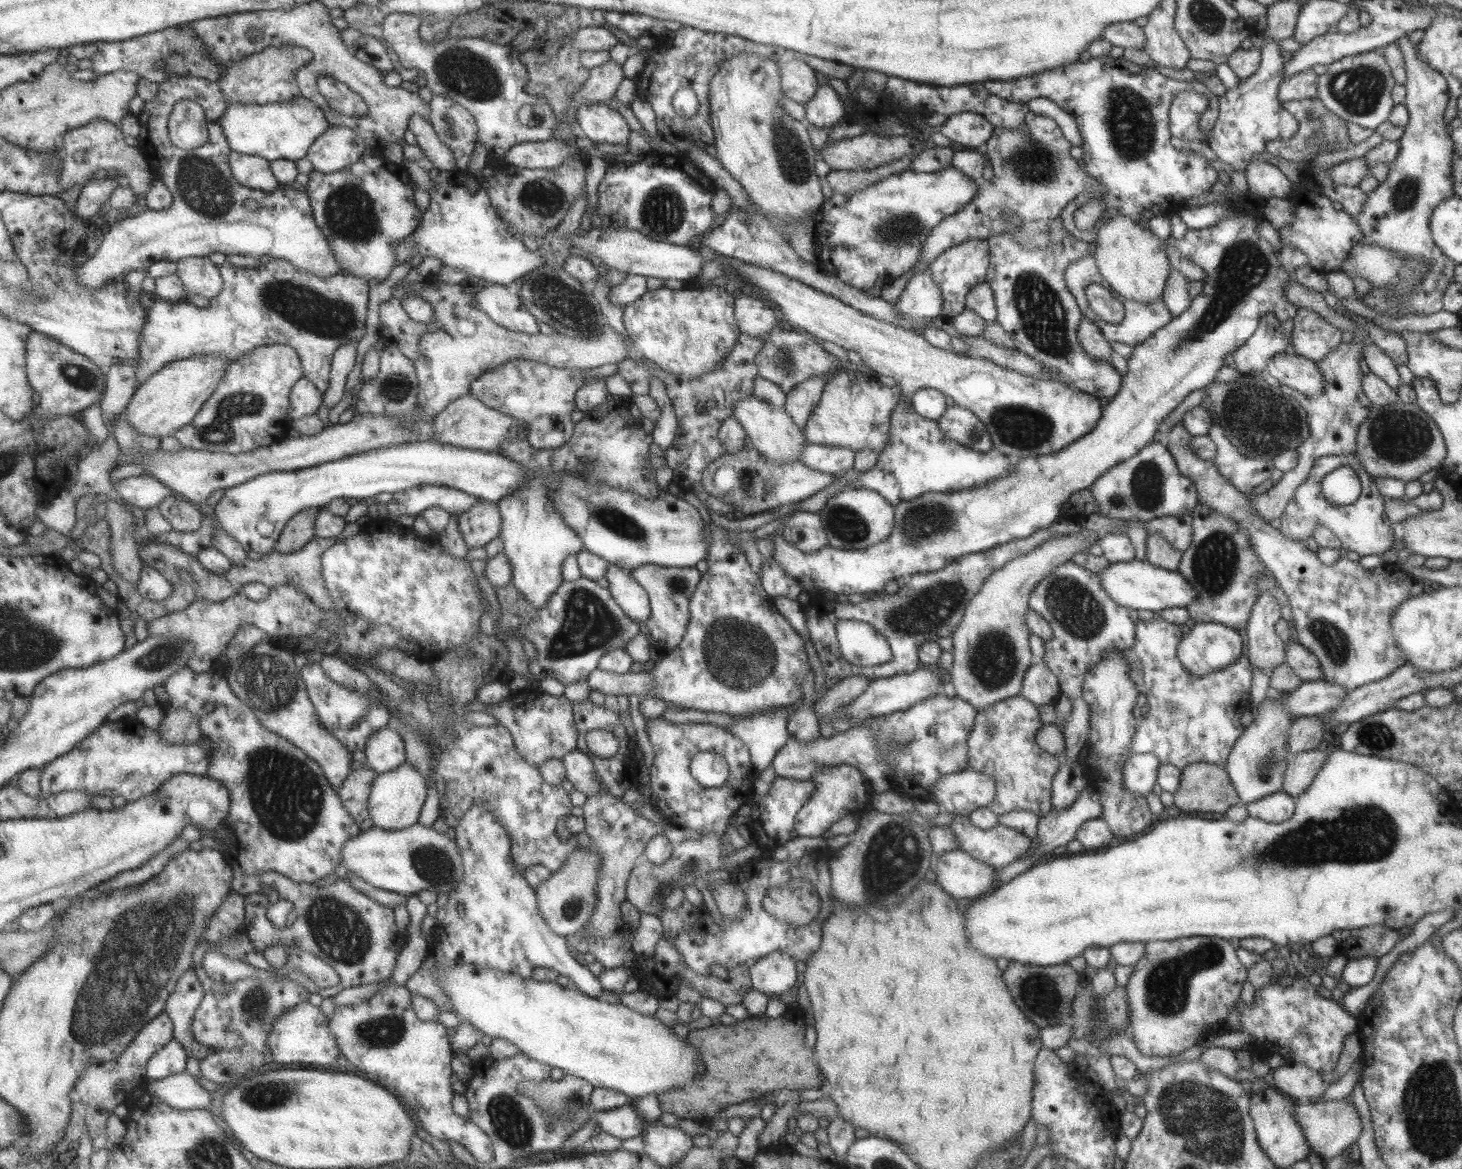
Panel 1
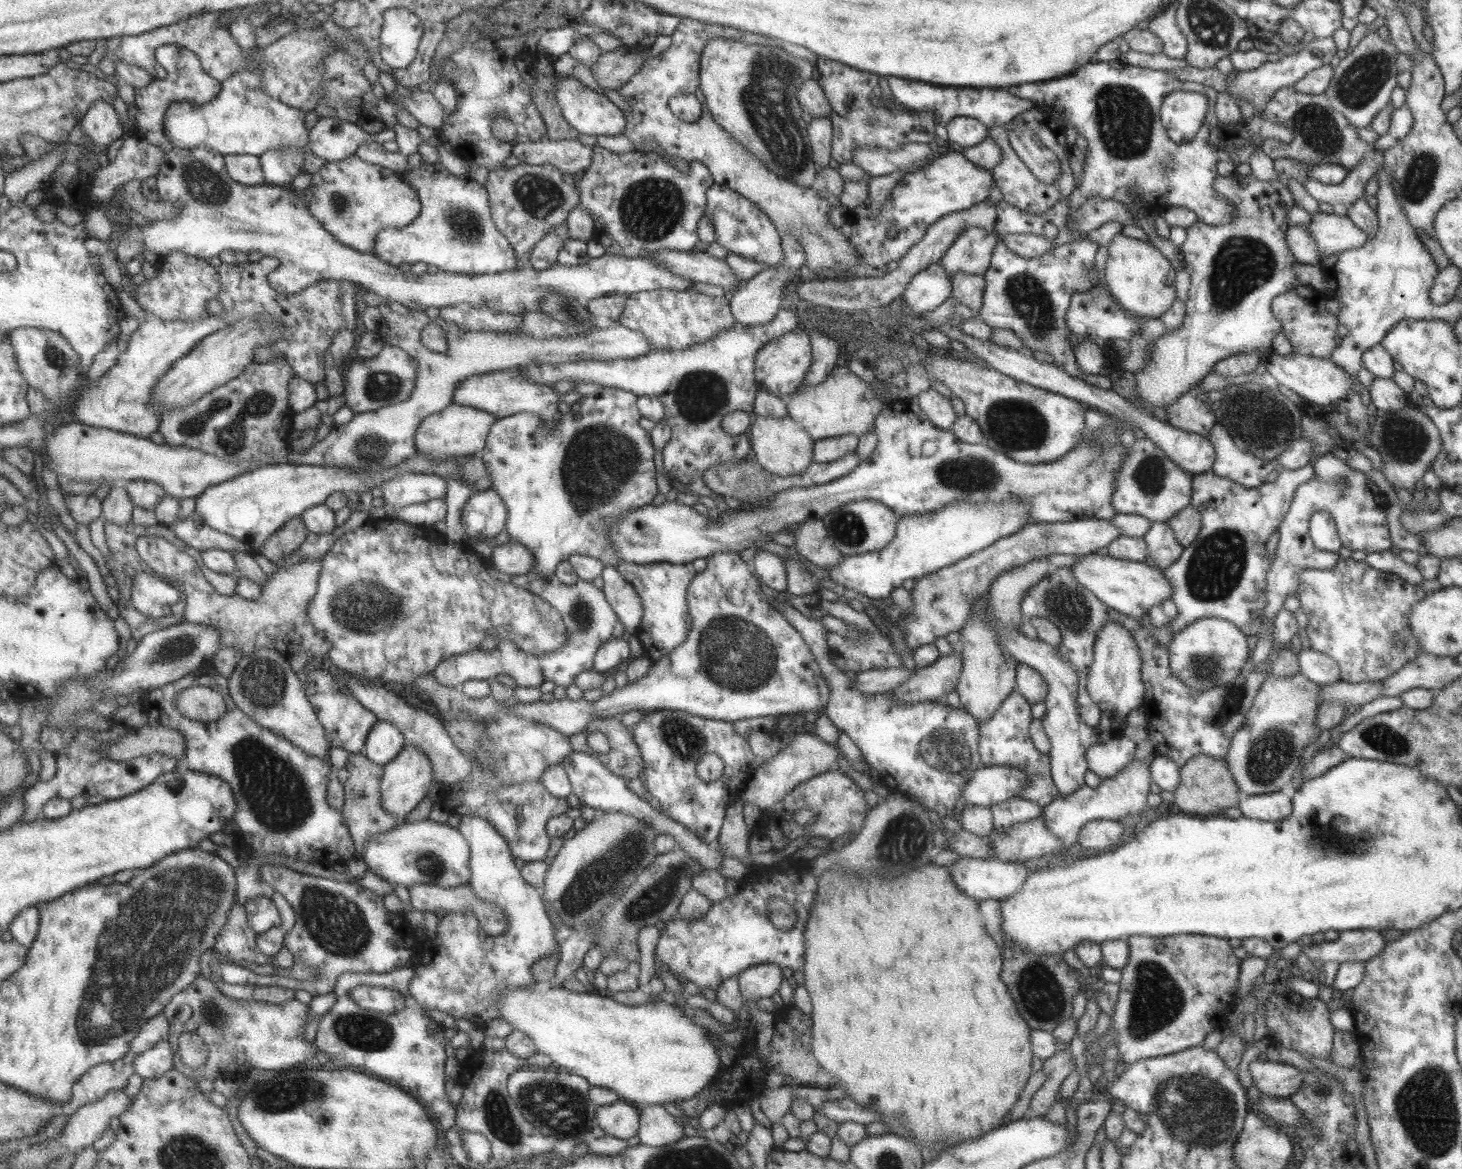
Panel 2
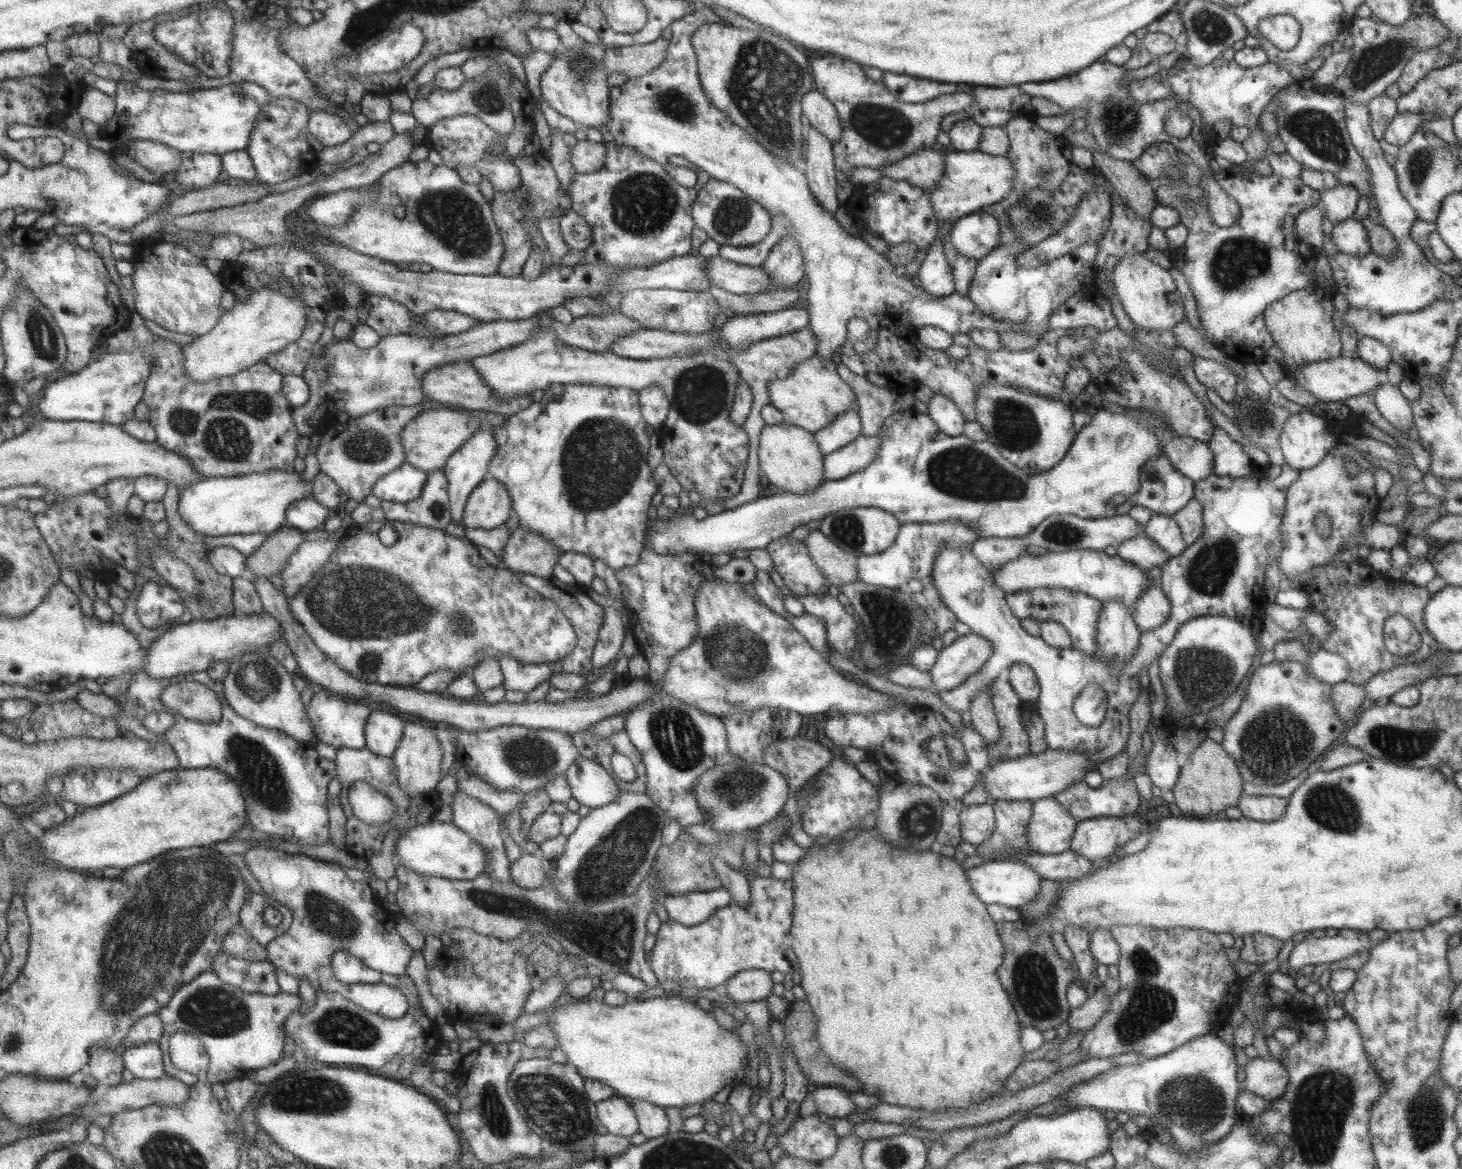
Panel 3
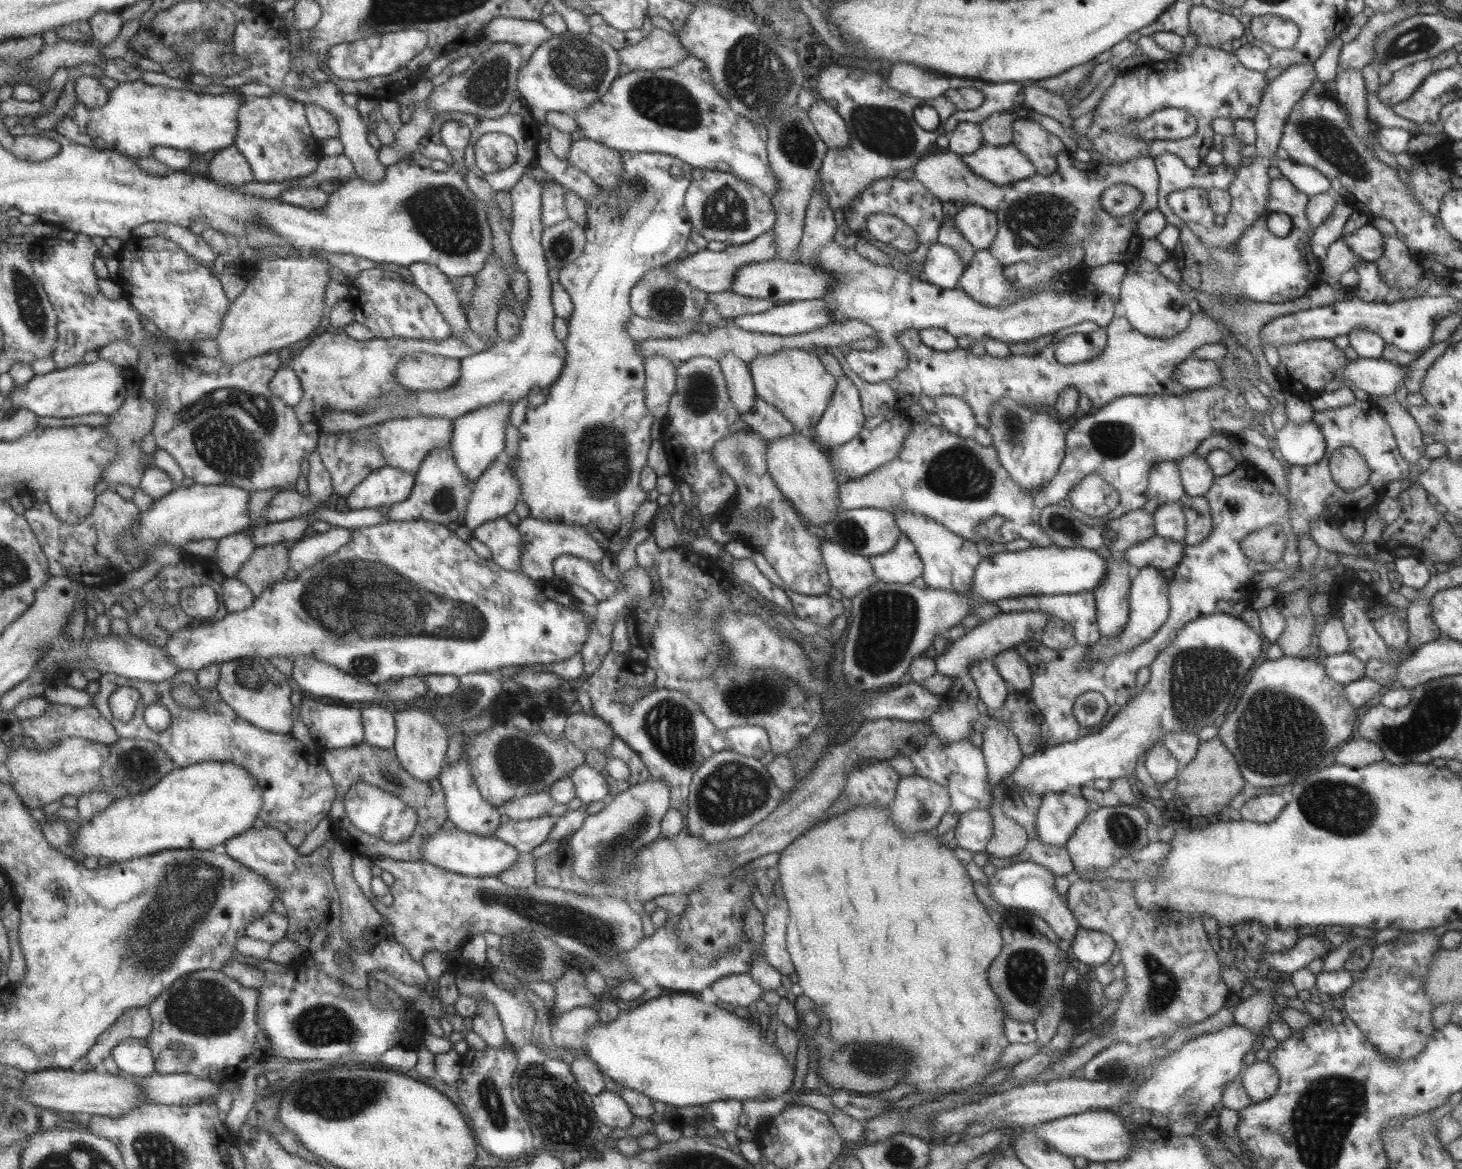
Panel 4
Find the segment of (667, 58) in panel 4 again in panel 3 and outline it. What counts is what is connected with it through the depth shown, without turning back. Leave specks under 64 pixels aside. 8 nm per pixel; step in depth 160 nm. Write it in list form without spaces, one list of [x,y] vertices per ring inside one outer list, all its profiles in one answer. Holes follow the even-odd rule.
[[[659,36],[649,44],[621,46],[603,50],[601,66],[607,74],[617,72],[627,78],[640,77],[657,66],[665,59],[668,42]]]

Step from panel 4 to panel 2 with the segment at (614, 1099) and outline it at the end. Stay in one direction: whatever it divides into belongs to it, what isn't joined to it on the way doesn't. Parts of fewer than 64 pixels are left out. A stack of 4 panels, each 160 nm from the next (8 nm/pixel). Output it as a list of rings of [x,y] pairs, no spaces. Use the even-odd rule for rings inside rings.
[[[612,1102],[596,1107],[595,1125],[601,1127],[605,1135],[621,1140],[635,1136],[638,1131],[638,1107],[634,1104]]]

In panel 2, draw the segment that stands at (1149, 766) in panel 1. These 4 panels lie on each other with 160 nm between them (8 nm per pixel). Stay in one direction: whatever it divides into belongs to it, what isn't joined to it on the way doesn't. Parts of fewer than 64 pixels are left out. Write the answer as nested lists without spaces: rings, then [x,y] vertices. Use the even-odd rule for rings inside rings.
[[[1132,760],[1115,776],[1101,779],[1095,787],[1081,785],[1071,794],[1057,795],[1042,809],[1046,827],[1057,840],[1064,844],[1063,849],[1075,844],[1081,827],[1090,820],[1107,819],[1117,821],[1126,814],[1138,814],[1146,808],[1146,796],[1149,794],[1150,772],[1146,762]]]

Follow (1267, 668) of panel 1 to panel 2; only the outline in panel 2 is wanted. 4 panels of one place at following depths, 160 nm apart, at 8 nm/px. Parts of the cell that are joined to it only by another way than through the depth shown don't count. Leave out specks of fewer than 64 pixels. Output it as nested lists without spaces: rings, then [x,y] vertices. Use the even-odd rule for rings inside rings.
[[[1325,454],[1313,462],[1313,477],[1301,483],[1294,490],[1293,498],[1285,516],[1278,527],[1279,541],[1274,549],[1274,558],[1266,574],[1266,603],[1260,617],[1260,632],[1266,622],[1275,616],[1287,596],[1298,588],[1299,573],[1304,568],[1329,570],[1337,556],[1323,556],[1321,550],[1314,547],[1308,534],[1308,518],[1317,511],[1328,512],[1334,520],[1334,526],[1341,546],[1364,553],[1390,550],[1392,543],[1387,529],[1386,501],[1381,490],[1363,472],[1347,466],[1346,462]],[[1336,480],[1342,480],[1344,487],[1338,487]]]

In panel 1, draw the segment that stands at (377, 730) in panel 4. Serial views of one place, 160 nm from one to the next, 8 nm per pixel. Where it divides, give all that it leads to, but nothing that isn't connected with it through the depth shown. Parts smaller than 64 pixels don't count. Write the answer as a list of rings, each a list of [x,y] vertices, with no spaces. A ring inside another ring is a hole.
[[[395,723],[373,734],[366,746],[367,766],[378,773],[395,770],[408,760],[406,742]]]

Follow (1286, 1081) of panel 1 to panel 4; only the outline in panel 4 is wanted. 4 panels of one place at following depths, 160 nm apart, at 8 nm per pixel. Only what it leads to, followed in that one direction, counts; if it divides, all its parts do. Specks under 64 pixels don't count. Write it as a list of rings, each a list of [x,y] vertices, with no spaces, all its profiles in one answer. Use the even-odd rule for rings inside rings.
[[[1255,1061],[1242,1068],[1240,1081],[1251,1102],[1261,1103],[1277,1090],[1279,1077],[1267,1061]]]

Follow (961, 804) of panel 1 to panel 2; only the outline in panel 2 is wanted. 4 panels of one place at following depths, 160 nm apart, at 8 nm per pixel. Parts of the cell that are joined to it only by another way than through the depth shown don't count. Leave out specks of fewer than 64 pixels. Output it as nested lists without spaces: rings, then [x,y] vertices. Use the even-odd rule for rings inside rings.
[[[981,765],[966,782],[960,797],[967,805],[990,807],[1022,791],[1028,776],[1021,769]]]

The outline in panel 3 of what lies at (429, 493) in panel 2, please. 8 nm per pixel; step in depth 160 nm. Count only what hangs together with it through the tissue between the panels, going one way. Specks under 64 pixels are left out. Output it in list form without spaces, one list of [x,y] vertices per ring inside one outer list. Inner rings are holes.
[[[408,463],[383,476],[373,487],[372,494],[383,501],[406,503],[420,496],[428,474]]]

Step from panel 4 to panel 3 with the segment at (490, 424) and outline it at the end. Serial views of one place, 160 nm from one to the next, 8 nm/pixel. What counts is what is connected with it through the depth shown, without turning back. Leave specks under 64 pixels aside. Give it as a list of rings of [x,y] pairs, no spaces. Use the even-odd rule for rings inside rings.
[[[479,426],[479,430],[465,441],[461,448],[445,462],[442,471],[448,479],[448,499],[451,507],[452,522],[456,526],[462,525],[462,512],[469,493],[487,476],[487,467],[491,457],[495,455],[495,438],[493,429]]]

